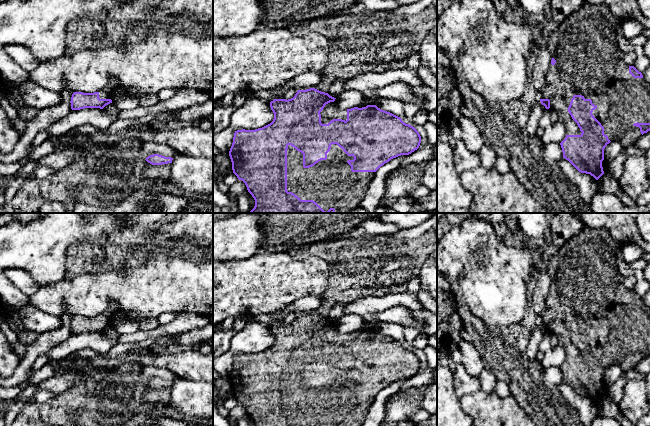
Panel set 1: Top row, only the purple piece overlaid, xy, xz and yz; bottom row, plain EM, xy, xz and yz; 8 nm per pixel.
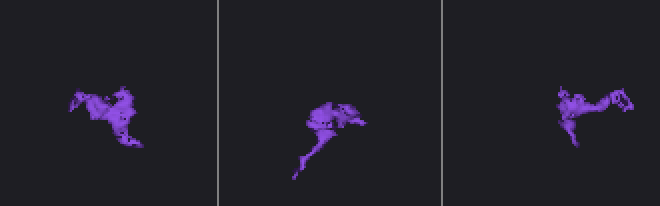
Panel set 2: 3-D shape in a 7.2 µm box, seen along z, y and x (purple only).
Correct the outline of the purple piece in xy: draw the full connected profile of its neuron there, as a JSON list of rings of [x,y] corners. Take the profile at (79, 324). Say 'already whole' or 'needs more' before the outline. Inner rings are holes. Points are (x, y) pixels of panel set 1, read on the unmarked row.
needs more; [[[115,302],[111,303],[110,309],[94,317],[74,316],[71,321],[71,333],[80,334],[84,332],[100,332],[112,327],[112,319],[119,313],[118,306]]]

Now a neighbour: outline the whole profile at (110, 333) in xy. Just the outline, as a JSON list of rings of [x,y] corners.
[[[110,327],[108,329],[106,329],[103,334],[105,335],[105,337],[111,341],[113,341],[114,343],[117,342],[118,338],[120,337],[120,334],[115,330],[114,327]]]

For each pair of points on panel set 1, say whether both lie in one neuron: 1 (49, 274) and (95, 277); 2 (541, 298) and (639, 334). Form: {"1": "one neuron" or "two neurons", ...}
{"1": "two neurons", "2": "two neurons"}

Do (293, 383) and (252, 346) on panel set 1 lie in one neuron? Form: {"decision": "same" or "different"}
{"decision": "different"}

